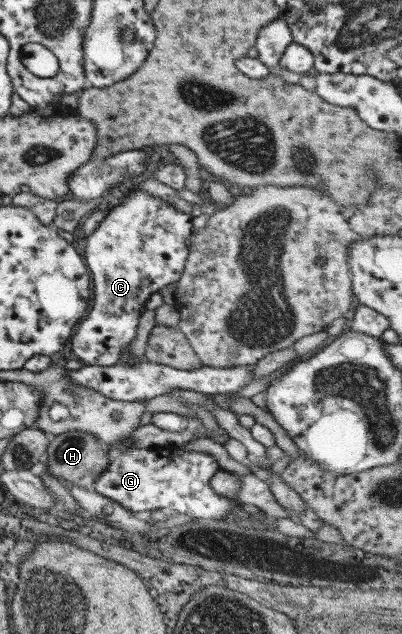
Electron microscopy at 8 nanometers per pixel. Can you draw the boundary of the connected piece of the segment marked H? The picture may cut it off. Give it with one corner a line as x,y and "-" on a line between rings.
73,429
73,431
67,431
51,437
44,461
47,473
56,477
60,483
61,481
66,481
70,485
94,489
95,480
109,465
112,457
113,455
109,455
107,446
100,443
100,440
94,435

